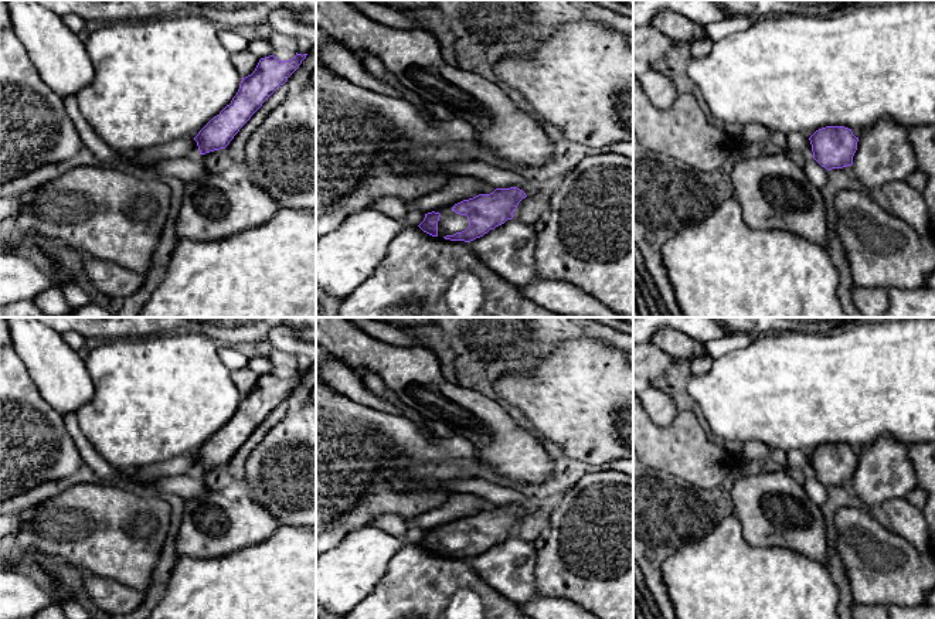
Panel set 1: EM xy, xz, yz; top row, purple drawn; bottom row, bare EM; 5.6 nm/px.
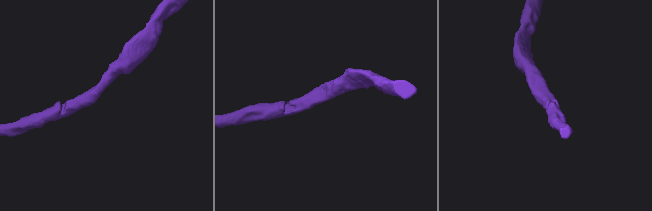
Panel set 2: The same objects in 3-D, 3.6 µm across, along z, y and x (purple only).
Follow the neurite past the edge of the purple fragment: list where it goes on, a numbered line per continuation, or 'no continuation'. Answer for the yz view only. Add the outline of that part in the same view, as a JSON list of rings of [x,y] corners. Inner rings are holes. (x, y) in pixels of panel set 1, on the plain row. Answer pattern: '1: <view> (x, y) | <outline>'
no continuation

